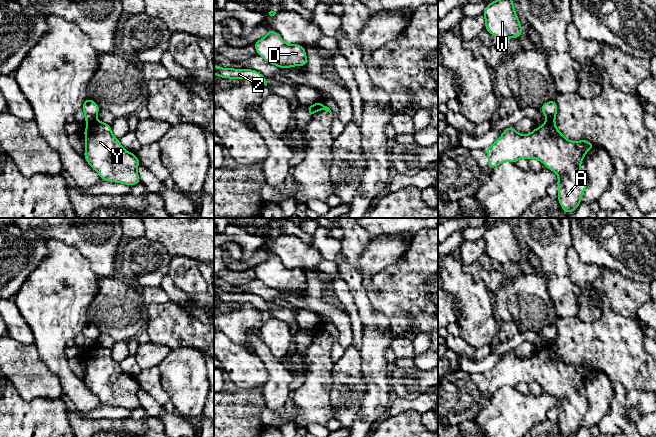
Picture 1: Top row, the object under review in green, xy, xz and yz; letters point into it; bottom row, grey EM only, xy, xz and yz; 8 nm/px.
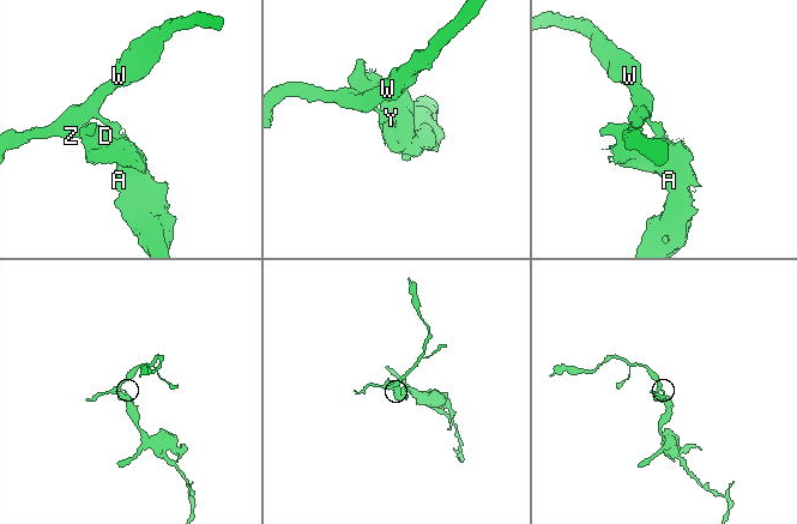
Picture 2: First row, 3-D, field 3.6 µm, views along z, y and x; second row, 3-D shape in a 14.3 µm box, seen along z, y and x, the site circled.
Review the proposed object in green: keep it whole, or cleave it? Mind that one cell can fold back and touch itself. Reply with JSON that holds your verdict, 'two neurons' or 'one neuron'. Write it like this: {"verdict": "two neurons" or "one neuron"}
{"verdict": "two neurons"}

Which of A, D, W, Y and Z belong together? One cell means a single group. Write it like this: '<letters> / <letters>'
A D Y / W Z

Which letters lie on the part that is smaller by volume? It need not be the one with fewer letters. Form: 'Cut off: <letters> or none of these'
Cut off: W, Z

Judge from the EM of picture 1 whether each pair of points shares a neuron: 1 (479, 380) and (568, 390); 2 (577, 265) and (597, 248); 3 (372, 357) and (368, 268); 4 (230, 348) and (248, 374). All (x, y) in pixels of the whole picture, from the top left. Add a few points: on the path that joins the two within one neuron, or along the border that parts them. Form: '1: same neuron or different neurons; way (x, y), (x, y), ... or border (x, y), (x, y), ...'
1: same neuron; way (501, 375), (503, 373), (546, 373)
2: different neurons; border (571, 245), (583, 262), (599, 264), (604, 267)
3: different neurons; border (363, 253), (358, 262), (358, 268), (363, 279)
4: same neuron; way (231, 354), (243, 368)

